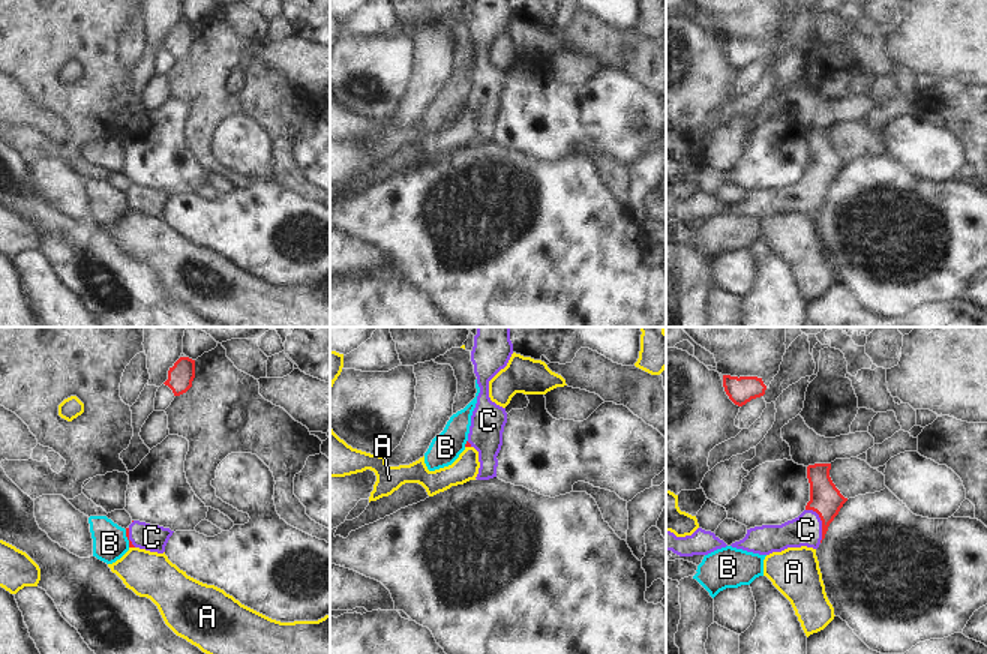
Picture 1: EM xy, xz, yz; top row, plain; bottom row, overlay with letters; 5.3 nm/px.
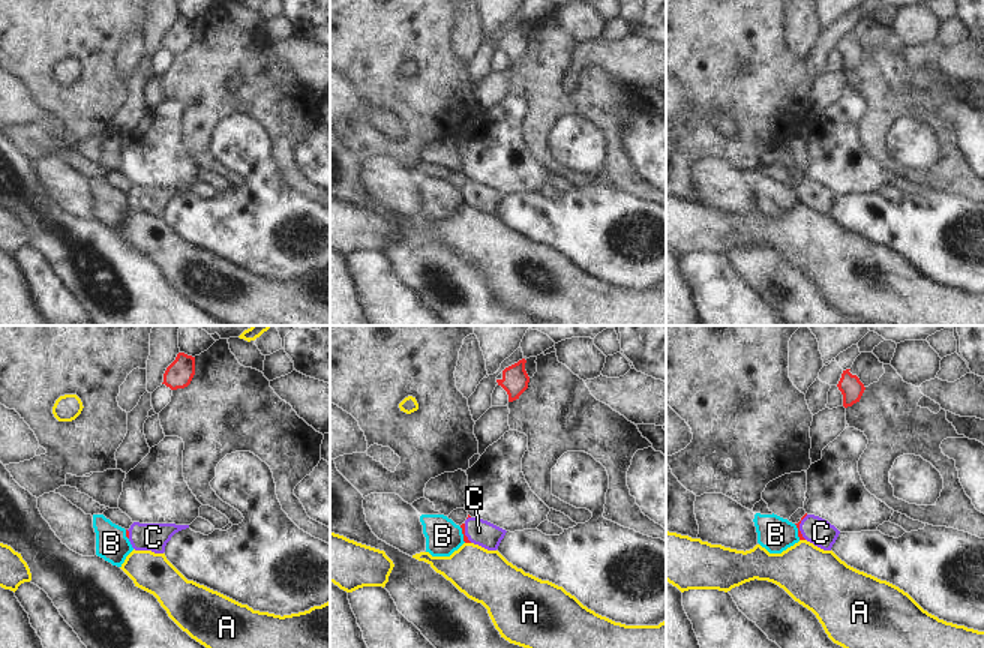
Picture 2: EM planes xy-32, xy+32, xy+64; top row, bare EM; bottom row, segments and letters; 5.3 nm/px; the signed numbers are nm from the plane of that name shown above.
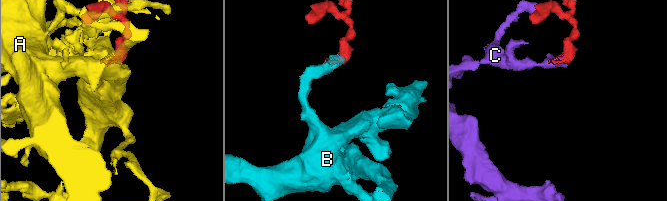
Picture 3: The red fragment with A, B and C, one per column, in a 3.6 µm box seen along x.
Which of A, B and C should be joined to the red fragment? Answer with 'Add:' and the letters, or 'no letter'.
Add: C

